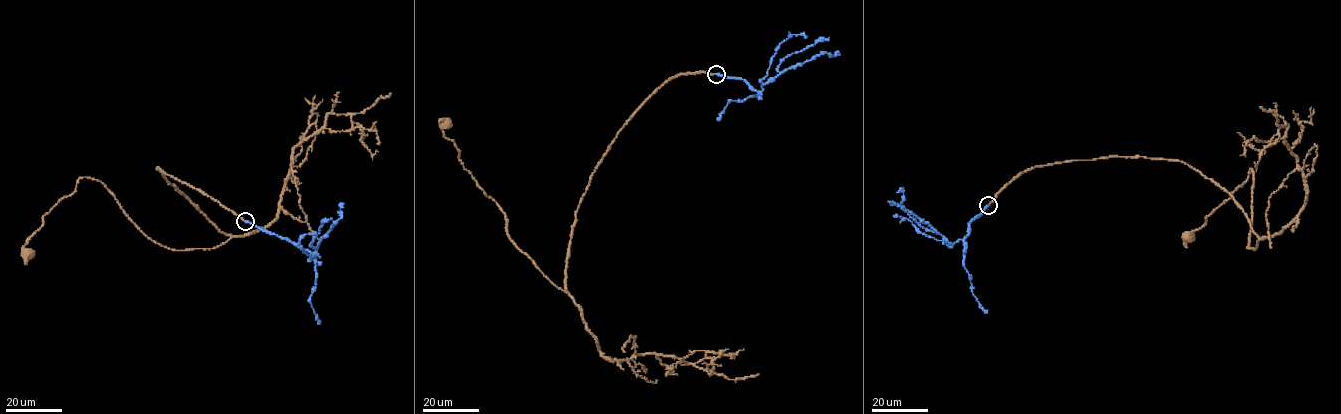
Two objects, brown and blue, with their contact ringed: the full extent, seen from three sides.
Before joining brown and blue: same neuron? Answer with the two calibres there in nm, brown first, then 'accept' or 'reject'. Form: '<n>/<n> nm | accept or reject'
280/360 nm | accept

